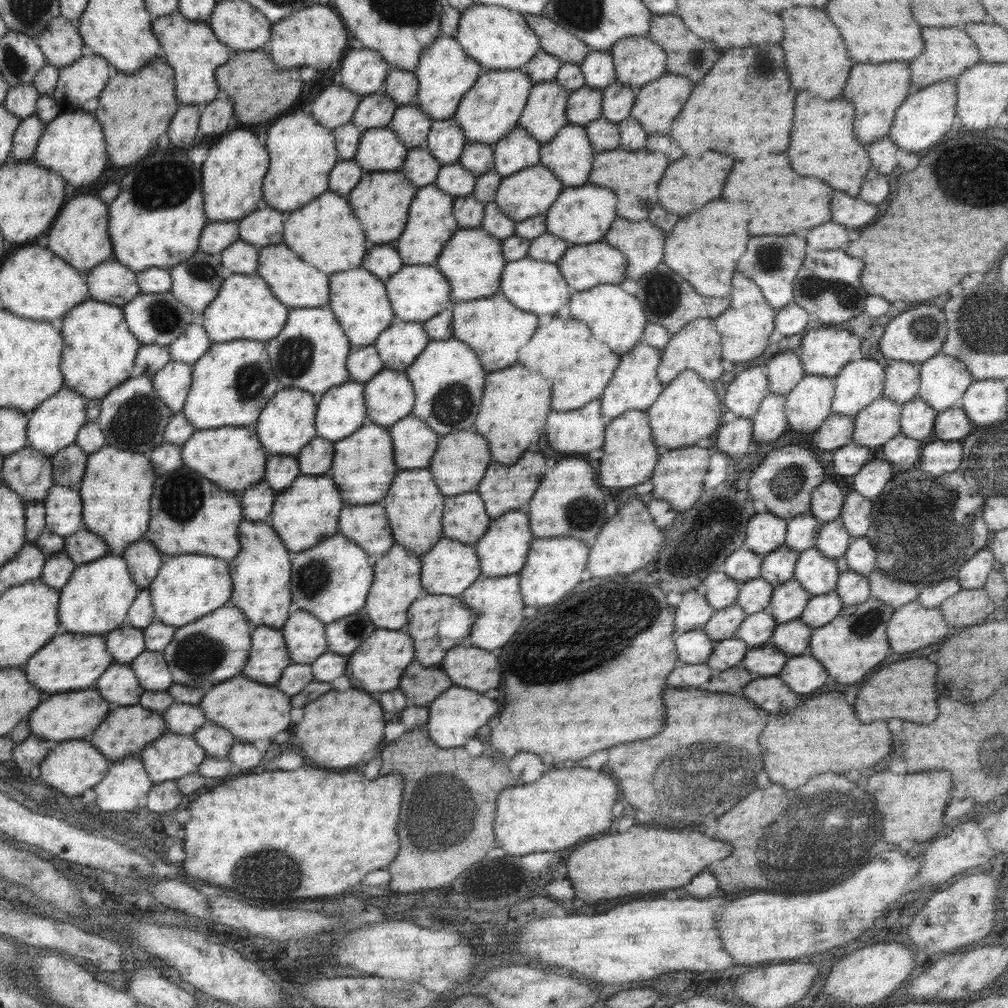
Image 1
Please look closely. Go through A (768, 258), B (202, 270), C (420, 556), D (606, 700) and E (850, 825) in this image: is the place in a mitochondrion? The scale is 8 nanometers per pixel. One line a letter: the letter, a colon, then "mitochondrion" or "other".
A: mitochondrion
B: mitochondrion
C: other
D: other
E: mitochondrion

